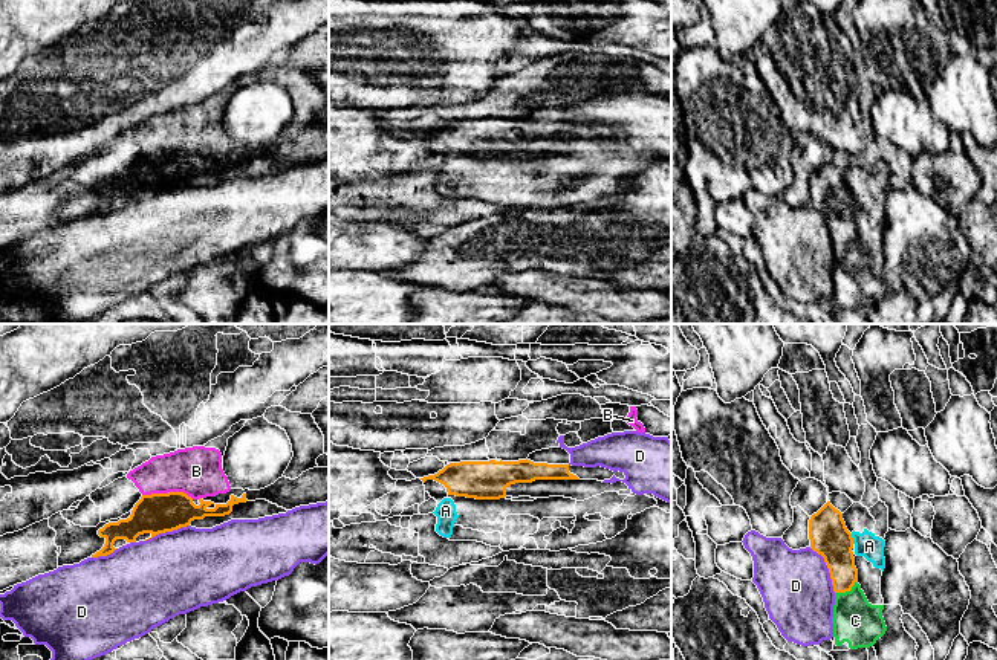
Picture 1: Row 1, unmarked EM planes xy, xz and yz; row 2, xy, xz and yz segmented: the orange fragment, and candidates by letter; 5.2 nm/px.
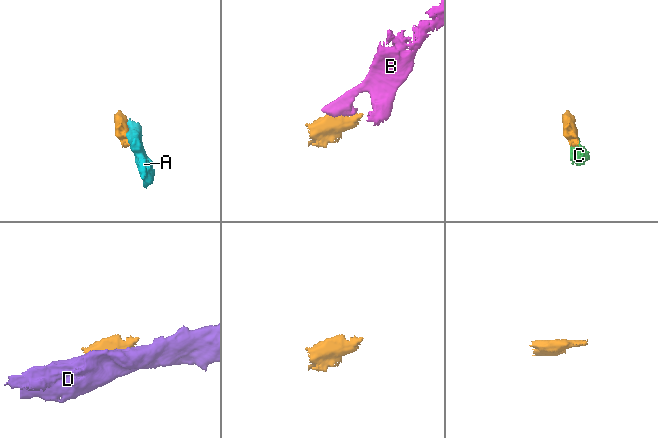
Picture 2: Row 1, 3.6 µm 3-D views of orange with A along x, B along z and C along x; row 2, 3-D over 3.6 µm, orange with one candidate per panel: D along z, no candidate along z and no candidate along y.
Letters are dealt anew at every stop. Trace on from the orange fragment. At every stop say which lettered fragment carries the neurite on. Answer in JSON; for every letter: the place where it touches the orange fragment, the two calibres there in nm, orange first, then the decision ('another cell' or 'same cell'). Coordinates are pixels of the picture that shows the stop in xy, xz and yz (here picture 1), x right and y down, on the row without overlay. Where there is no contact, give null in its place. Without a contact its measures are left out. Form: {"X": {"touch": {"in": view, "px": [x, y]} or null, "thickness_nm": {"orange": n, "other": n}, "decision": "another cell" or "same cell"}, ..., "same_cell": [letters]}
{"A": {"touch": {"in": "yz", "px": [852, 196]}, "thickness_nm": {"orange": 200, "other": 130}, "decision": "same cell"}, "B": {"touch": {"in": "xy", "px": [168, 150]}, "thickness_nm": {"orange": 220, "other": 260}, "decision": "another cell"}, "C": {"touch": {"in": "yz", "px": [846, 248]}, "thickness_nm": {"orange": 180, "other": 240}, "decision": "same cell"}, "D": {"touch": {"in": "yz", "px": [828, 225]}, "thickness_nm": {"orange": 200, "other": 380}, "decision": "another cell"}, "same_cell": ["A", "C"]}

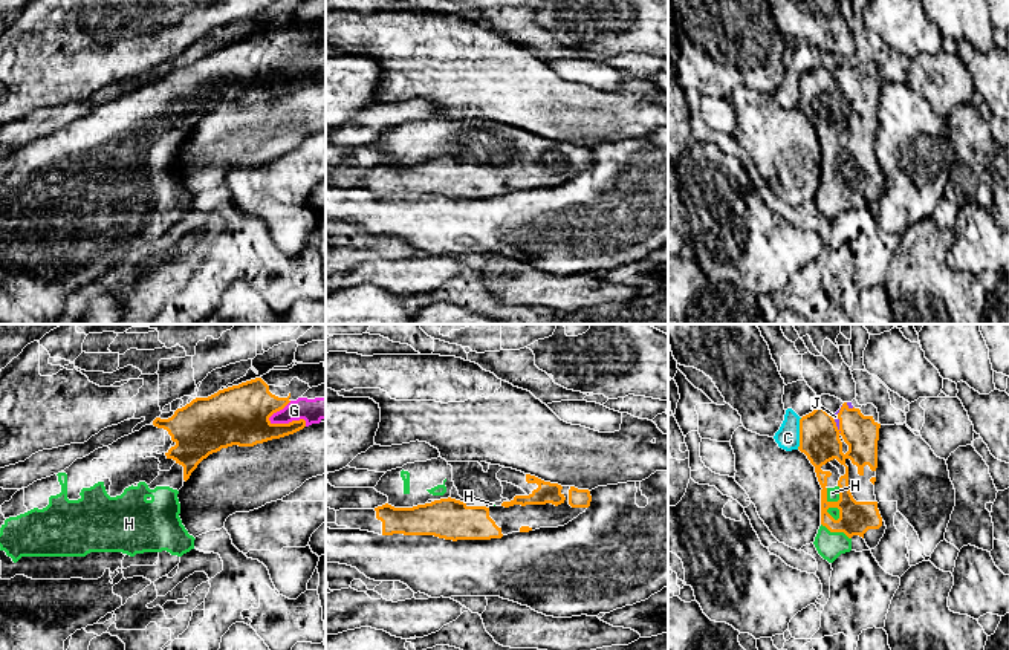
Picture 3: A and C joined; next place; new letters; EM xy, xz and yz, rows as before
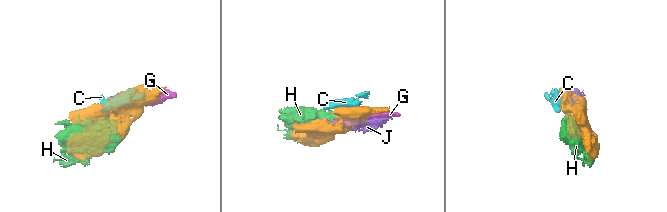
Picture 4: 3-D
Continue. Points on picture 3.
{"C": {"touch": {"in": "yz", "px": [800, 90]}, "thickness_nm": {"orange": 220, "other": 130}, "decision": "another cell"}, "G": {"touch": {"in": "xy", "px": [289, 80]}, "thickness_nm": {"orange": 280, "other": 130}, "decision": "same cell"}, "H": {"touch": {"in": "yz", "px": [840, 155]}, "thickness_nm": {"orange": 180, "other": 60}, "decision": "same cell"}, "J": {"touch": {"in": "yz", "px": [838, 75]}, "thickness_nm": {"orange": 220, "other": 30}, "decision": "same cell"}, "same_cell": ["G", "H", "J"]}

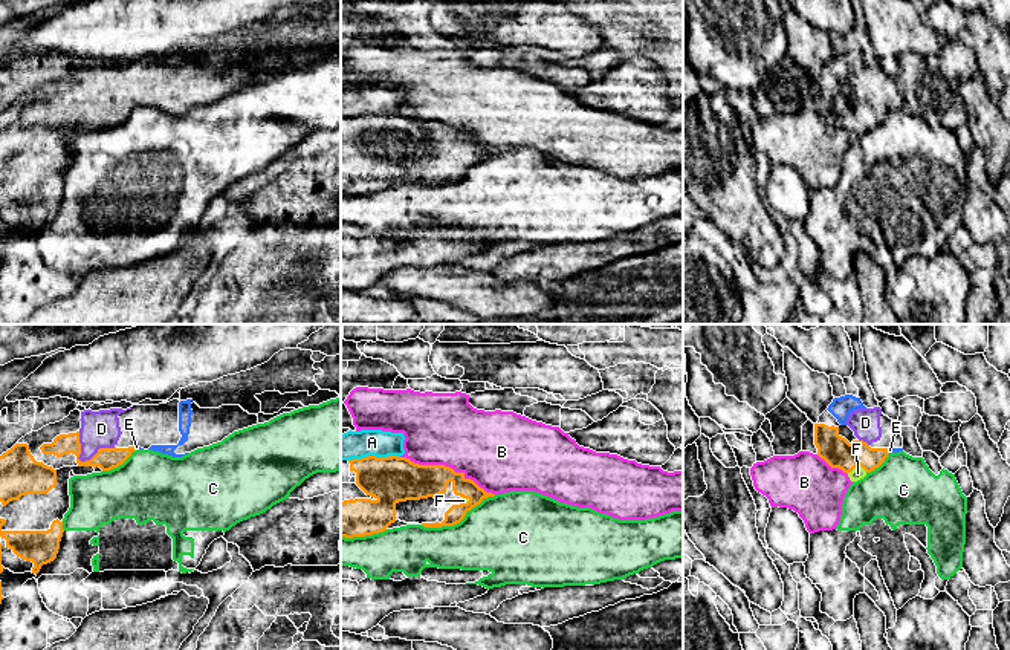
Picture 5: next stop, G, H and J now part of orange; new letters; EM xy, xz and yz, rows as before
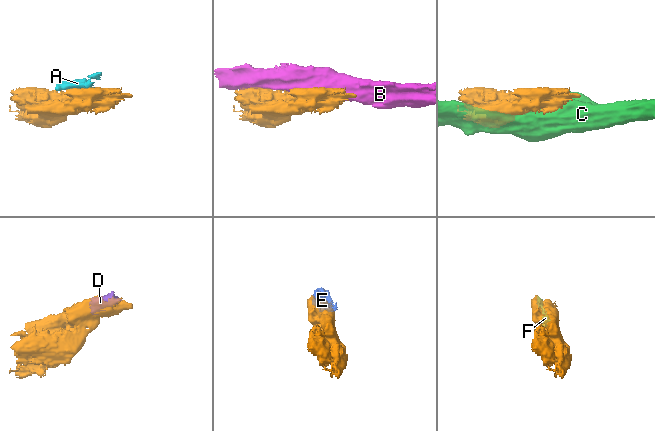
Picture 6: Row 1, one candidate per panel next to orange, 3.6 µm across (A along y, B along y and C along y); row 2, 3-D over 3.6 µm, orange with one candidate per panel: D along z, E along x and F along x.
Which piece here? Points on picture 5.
{"A": {"touch": {"in": "xz", "px": [373, 113]}, "thickness_nm": {"orange": 240, "other": 140}, "decision": "another cell"}, "B": {"touch": {"in": "xz", "px": [448, 124]}, "thickness_nm": {"orange": 220, "other": 380}, "decision": "another cell"}, "C": {"touch": {"in": "xz", "px": [457, 179]}, "thickness_nm": {"orange": 160, "other": 400}, "decision": "another cell"}, "D": {"touch": {"in": "xy", "px": [86, 118]}, "thickness_nm": {"orange": 120, "other": 190}, "decision": "same cell"}, "E": {"touch": {"in": "yz", "px": [886, 109]}, "thickness_nm": {"orange": 160, "other": 30}, "decision": "same cell"}, "F": {"touch": {"in": "yz", "px": [851, 127]}, "thickness_nm": {"orange": 160, "other": 70}, "decision": "same cell"}, "same_cell": ["D", "E", "F"]}

